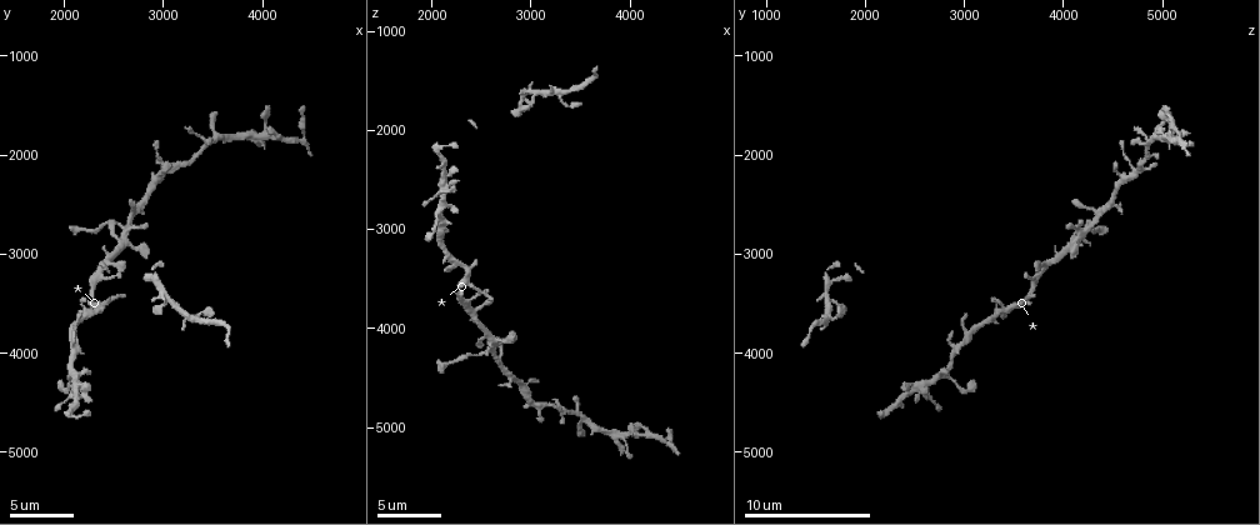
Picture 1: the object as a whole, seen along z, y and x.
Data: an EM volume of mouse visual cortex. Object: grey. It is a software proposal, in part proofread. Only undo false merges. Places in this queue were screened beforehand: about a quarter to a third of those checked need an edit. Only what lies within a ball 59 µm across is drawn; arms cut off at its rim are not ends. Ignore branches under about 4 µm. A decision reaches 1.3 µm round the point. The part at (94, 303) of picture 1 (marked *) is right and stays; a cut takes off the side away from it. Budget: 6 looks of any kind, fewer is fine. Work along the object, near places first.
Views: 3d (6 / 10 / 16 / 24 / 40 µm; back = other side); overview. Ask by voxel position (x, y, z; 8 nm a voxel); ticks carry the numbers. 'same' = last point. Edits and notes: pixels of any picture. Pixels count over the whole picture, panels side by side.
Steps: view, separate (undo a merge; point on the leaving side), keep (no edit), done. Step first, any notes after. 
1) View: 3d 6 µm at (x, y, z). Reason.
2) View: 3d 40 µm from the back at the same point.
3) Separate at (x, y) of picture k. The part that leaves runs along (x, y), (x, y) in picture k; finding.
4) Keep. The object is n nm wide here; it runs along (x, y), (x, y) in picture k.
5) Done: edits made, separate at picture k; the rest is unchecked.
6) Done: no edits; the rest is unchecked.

View: 3d 10 µm at (2600, 2740, 4240). Thin arm on a thick one.

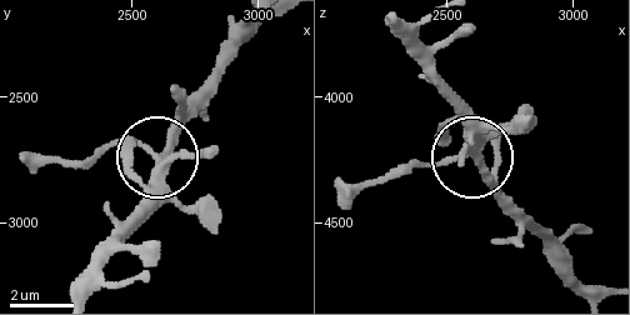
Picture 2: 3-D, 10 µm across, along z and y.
View: 3d 6 µm at (2600, 2720, 4240). Zoom in.

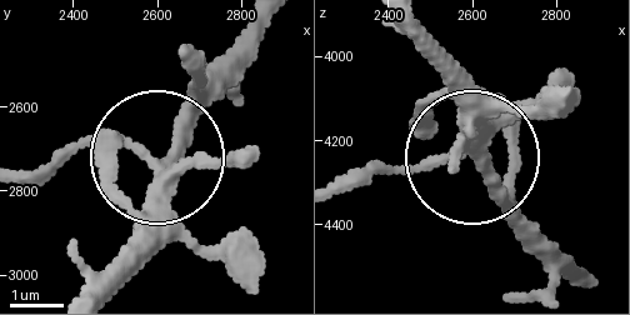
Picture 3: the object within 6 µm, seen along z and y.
Separate at (48, 173) of picture 3. 4 arms meet here; the part that leaves runs along (435, 160), (346, 181) in picture 3; two cells meet here.

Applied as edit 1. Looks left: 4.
View: overview.

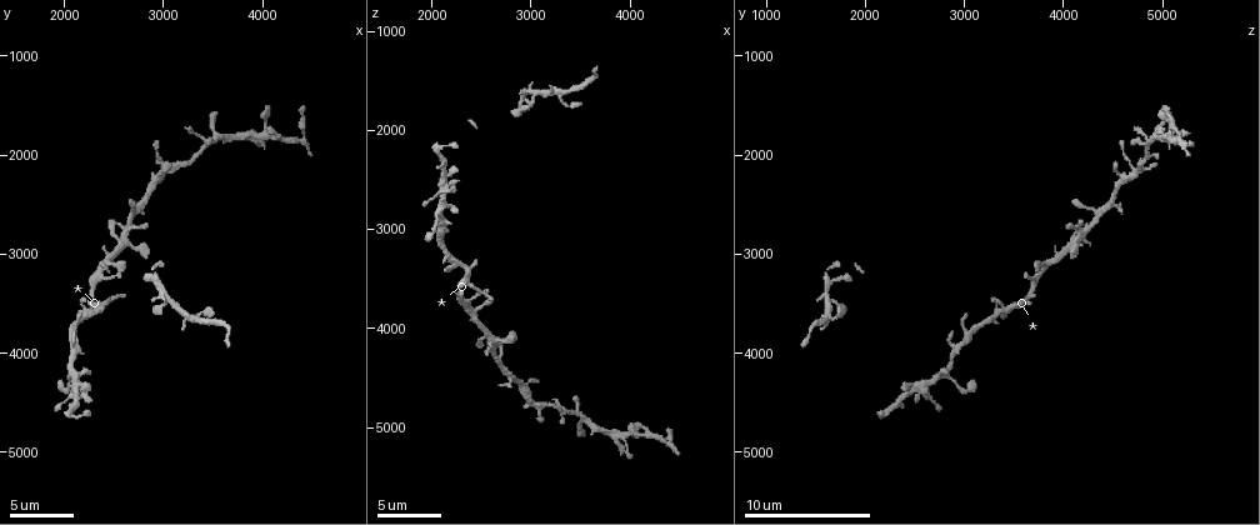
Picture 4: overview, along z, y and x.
View: 3d 6 µm at (2060, 4220, 2820). Four or more arms meet.

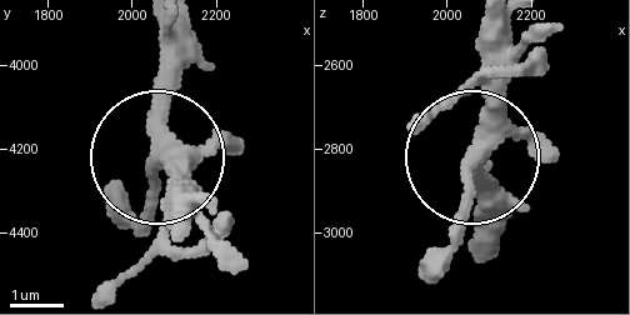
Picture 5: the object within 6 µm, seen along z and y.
View: 3d 6 µm from the back at (2065, 4225, 2810). Other side.

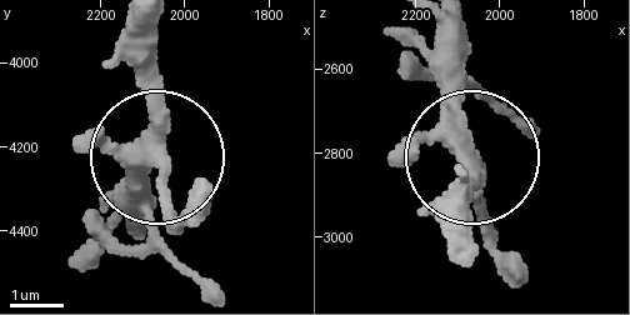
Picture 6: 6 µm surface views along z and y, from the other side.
Keep. The object is 320 nm wide here; continuous, no second cell.

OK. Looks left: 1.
Done: edits made, separate at picture 3; the rest is unchecked.

